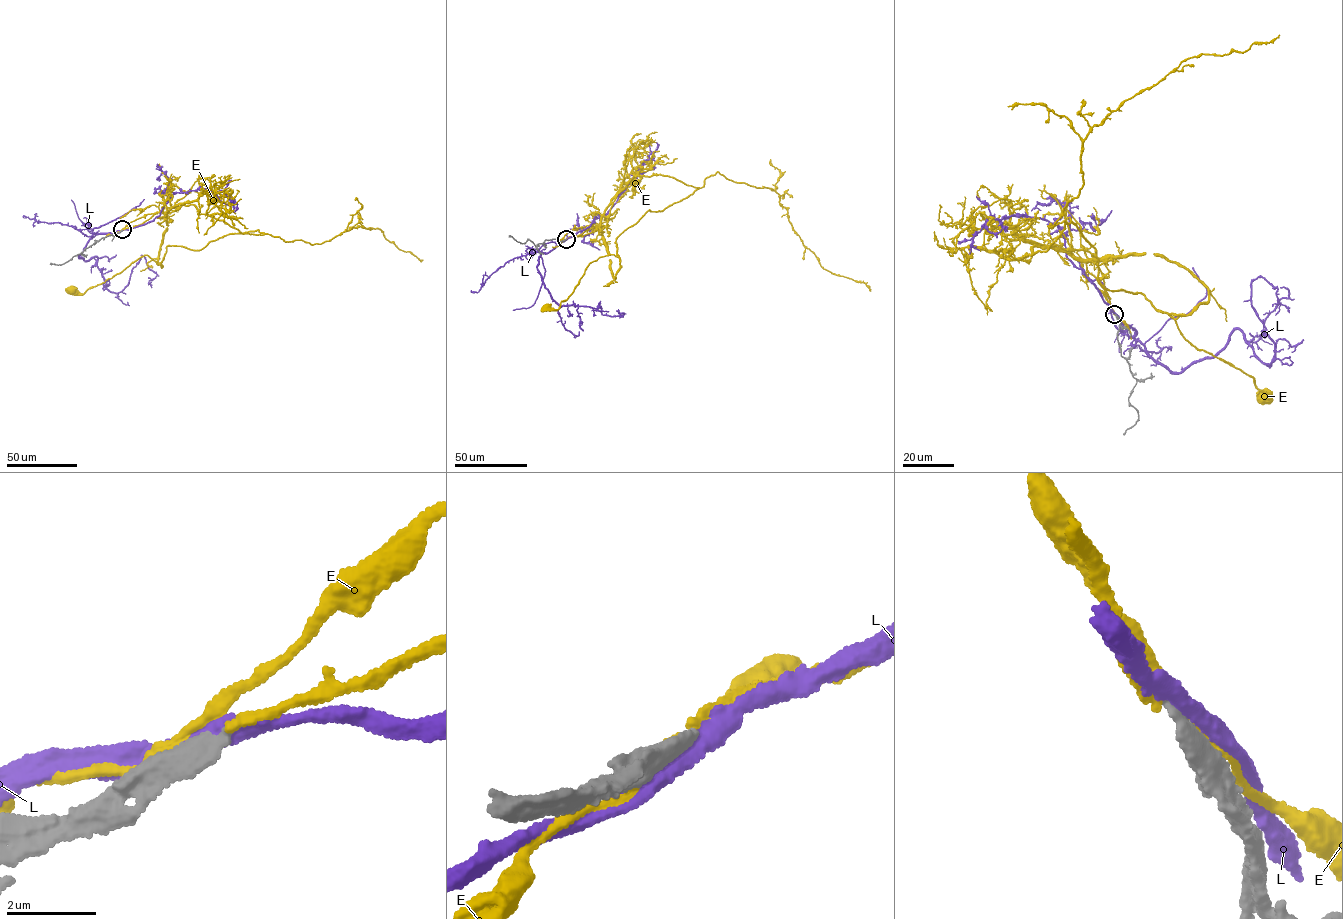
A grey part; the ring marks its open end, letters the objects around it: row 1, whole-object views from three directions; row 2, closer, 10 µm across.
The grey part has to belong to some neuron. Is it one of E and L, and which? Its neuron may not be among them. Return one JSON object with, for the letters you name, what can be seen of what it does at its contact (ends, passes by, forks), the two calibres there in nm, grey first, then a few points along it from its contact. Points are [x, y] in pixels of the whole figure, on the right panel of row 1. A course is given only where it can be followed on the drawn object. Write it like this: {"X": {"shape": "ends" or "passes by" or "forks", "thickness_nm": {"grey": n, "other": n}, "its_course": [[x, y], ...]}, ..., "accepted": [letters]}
{"E": {"shape": "forks", "thickness_nm": {"grey": 280, "other": 200}, "its_course": [[1114, 314], [1091, 260], [1051, 245], [1019, 259], [1071, 220], [1104, 287], [1180, 314], [1184, 337], [1261, 395]]}, "accepted": ["E"]}

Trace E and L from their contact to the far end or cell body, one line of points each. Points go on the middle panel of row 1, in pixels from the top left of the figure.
E: (566, 239), (598, 227), (635, 175), (697, 188), (646, 212), (618, 257), (546, 307)
L: (565, 240), (538, 257), (538, 271), (552, 298), (561, 306), (599, 305), (603, 314), (623, 315)

